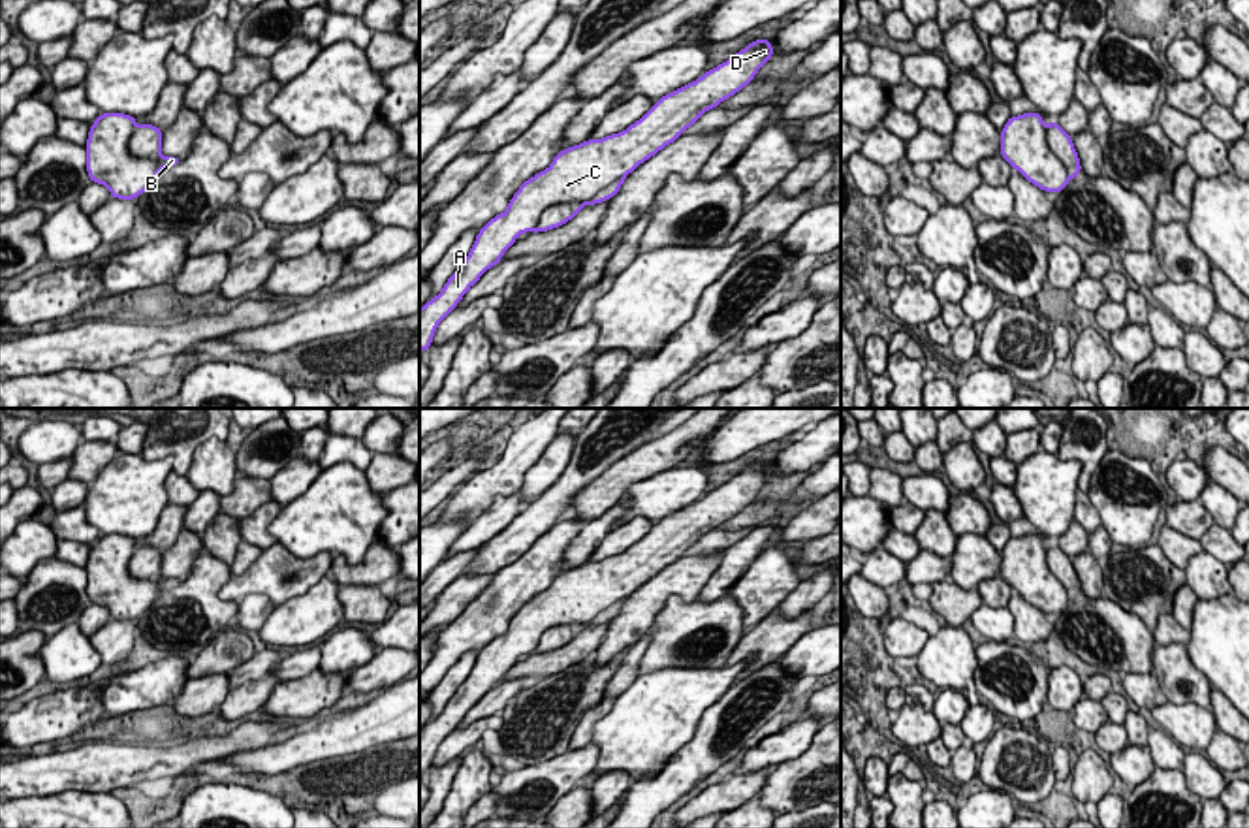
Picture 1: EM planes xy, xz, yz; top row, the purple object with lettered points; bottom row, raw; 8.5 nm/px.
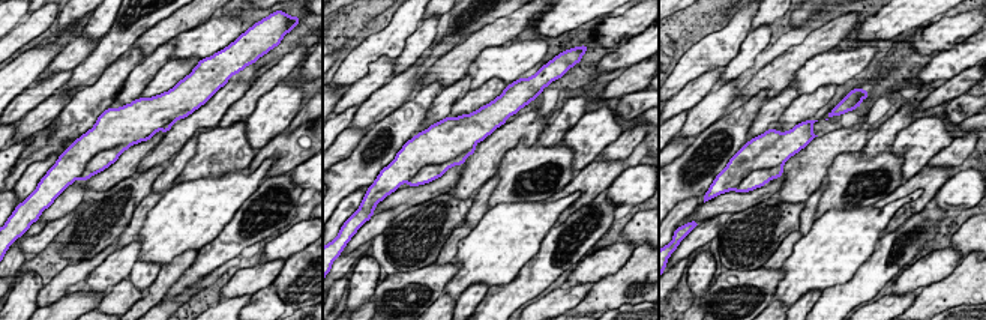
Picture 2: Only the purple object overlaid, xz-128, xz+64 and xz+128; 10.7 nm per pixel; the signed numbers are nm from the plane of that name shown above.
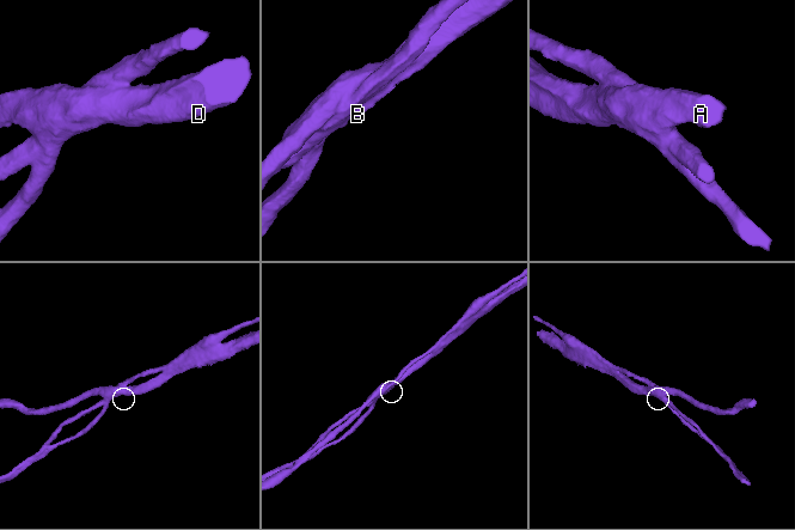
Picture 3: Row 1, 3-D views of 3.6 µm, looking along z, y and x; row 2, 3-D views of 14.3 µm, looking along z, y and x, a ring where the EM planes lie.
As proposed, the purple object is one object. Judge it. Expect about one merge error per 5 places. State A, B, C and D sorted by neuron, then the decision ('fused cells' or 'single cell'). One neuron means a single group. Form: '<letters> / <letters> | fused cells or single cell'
A C D / B | fused cells

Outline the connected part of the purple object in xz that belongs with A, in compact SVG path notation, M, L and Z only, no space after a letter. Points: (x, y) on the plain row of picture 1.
M771 461L751 463L696 502L662 518L626 551L557 574L551 587L525 602L512 617L508 630L478 653L465 683L419 730L419 775L429 772L438 745L463 717L502 681L519 655L530 653L540 644L547 629L591 623L608 606L626 598L673 565L705 533L747 508L771 478Z

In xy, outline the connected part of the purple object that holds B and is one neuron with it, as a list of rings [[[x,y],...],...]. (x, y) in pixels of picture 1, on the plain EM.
[[[139,546],[134,549],[132,559],[128,563],[128,572],[137,580],[150,580],[160,585],[160,589],[173,589],[181,585],[181,580],[162,578],[162,551],[154,546]]]

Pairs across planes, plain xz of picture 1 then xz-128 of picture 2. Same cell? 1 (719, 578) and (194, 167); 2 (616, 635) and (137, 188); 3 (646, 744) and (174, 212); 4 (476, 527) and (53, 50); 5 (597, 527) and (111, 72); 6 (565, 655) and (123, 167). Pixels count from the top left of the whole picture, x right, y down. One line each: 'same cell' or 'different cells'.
1: different cells
2: different cells
3: same cell
4: different cells
5: different cells
6: same cell

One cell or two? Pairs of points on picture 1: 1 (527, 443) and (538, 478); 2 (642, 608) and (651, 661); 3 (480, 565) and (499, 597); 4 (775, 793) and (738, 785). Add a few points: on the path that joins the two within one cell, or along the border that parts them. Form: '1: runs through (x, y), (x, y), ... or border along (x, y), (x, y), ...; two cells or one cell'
1: border along (557, 435), (525, 473), (520, 490); two cells
2: border along (674, 593), (648, 631); two cells
3: border along (531, 546), (495, 574); two cells
4: border along (777, 766), (755, 795); two cells

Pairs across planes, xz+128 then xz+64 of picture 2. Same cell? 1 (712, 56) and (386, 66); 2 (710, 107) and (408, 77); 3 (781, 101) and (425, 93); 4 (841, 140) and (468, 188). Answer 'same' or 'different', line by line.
1: different
2: same
3: different
4: same

